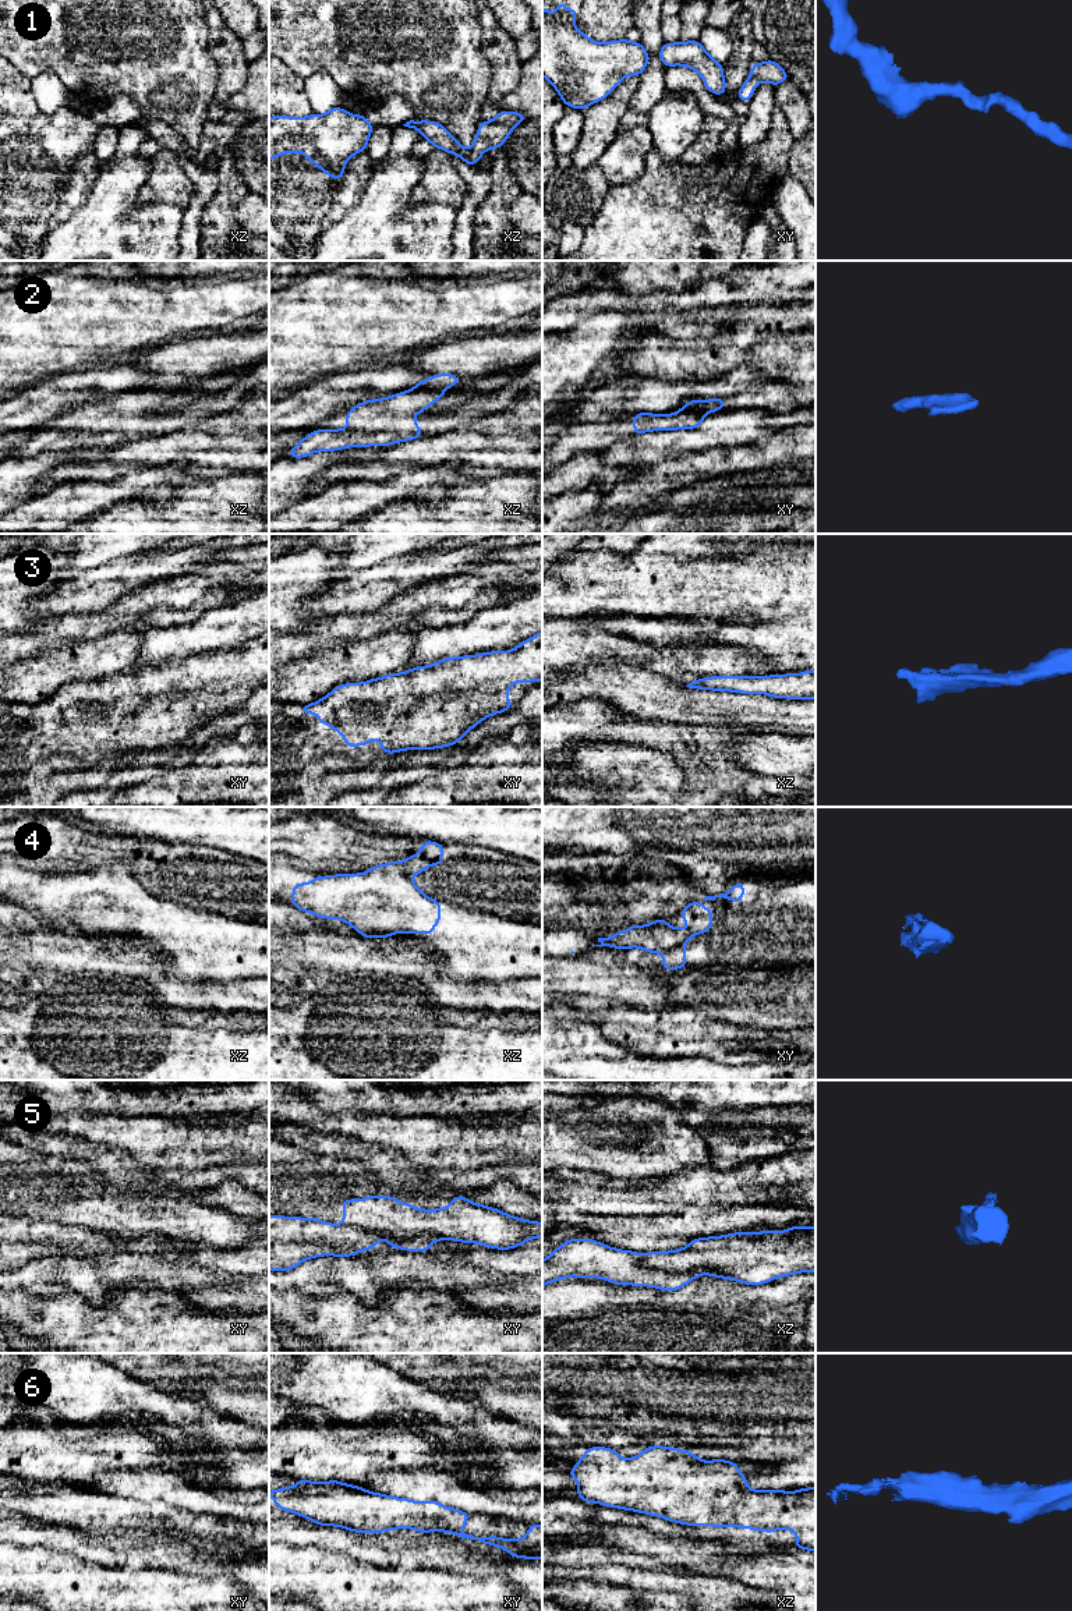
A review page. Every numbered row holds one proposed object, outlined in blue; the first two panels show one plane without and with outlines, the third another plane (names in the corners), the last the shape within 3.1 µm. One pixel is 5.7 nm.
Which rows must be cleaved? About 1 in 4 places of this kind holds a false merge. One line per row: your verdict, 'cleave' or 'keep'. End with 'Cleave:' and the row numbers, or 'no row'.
1: keep
2: cleave
3: keep
4: cleave
5: cleave
6: keep
Cleave: 2, 4, 5

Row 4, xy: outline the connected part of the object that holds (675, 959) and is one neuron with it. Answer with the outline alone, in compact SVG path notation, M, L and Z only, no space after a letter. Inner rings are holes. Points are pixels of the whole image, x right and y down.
M686 942L668 950L664 956L662 970L677 970L687 967L686 963Z

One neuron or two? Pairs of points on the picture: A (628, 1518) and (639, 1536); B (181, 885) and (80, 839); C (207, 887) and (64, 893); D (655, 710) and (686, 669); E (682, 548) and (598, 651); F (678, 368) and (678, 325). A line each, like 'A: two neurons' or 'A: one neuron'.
A: two neurons
B: one neuron
C: two neurons
D: two neurons
E: two neurons
F: two neurons

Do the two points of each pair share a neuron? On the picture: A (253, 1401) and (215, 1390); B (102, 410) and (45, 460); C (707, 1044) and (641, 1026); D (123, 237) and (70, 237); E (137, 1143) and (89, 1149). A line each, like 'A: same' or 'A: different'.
A: same
B: different
C: same
D: same
E: different

